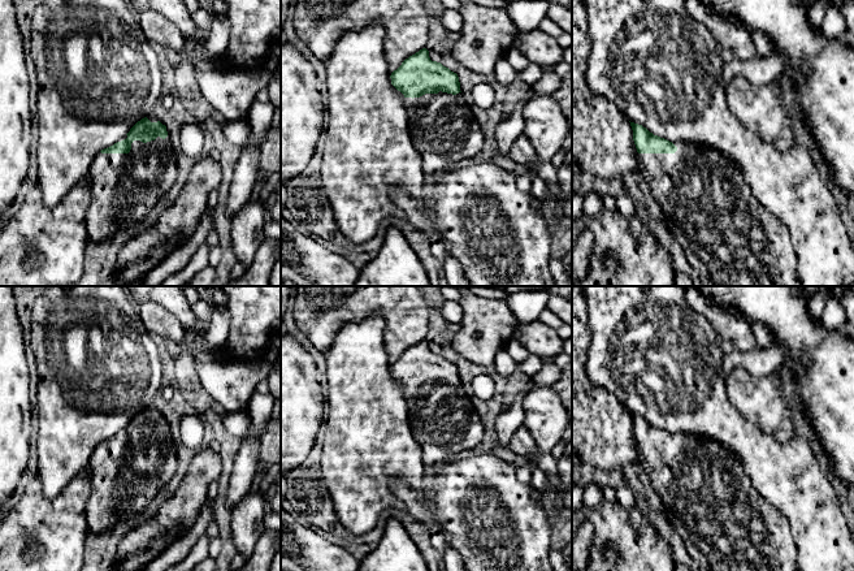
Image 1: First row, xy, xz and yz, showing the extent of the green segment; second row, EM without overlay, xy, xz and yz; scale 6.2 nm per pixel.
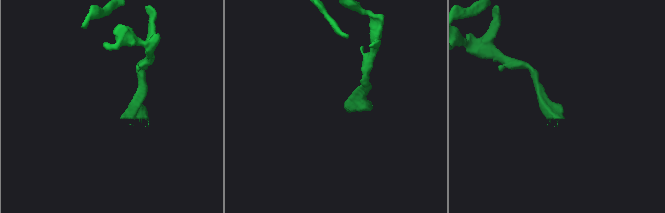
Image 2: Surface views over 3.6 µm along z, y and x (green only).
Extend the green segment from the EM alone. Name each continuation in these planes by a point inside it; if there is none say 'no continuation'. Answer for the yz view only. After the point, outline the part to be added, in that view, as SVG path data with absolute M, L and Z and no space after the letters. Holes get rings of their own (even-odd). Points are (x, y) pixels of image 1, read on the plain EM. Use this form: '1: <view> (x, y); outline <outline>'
1: yz (725, 524); outline M675 433L677 438L675 445L638 445L640 467L645 472L650 483L662 499L668 520L672 523L680 537L682 538L688 555L692 557L701 571L799 571L797 563L797 546L784 514L770 505L751 484L749 476L742 468L740 459L721 444L705 438L693 437L684 433Z

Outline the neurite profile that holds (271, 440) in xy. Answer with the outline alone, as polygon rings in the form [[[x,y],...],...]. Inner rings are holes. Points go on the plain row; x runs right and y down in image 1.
[[[281,398],[276,399],[266,429],[260,438],[259,457],[260,463],[263,463],[266,470],[273,464],[279,467],[279,472],[273,480],[276,493],[270,506],[272,511],[281,516]]]

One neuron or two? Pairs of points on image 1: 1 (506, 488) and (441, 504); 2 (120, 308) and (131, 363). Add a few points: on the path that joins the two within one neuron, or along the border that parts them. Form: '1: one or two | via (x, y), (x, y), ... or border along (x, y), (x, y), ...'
1: one | via (490, 484), (468, 483), (456, 494)
2: one | via (120, 321), (130, 350)

